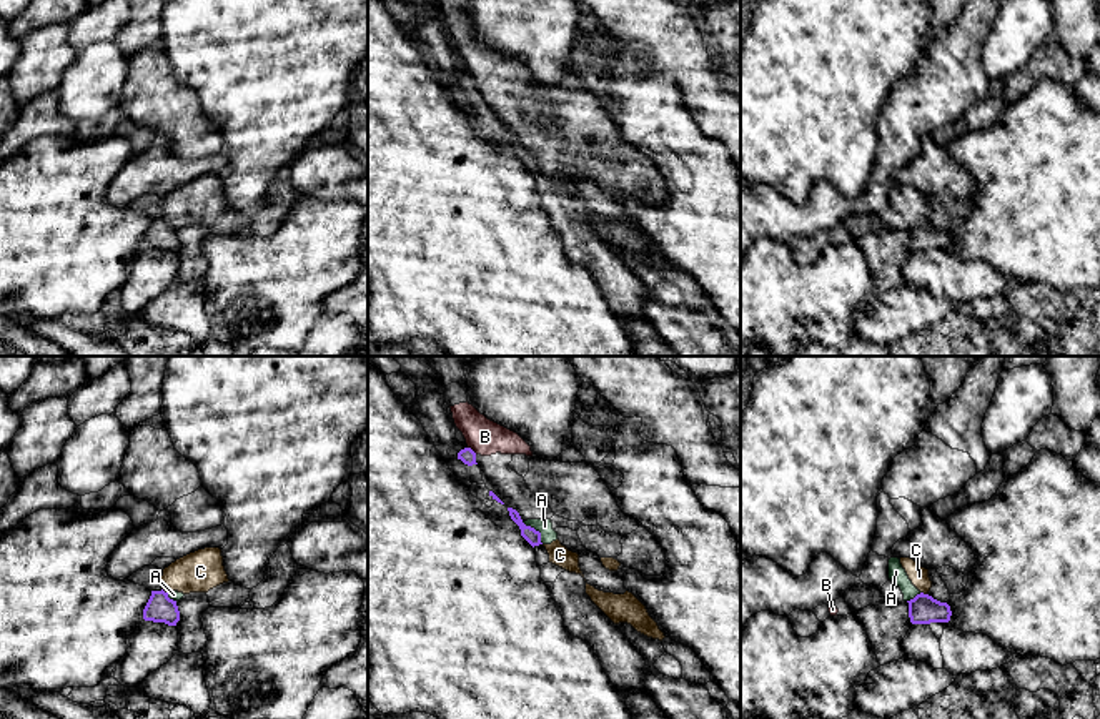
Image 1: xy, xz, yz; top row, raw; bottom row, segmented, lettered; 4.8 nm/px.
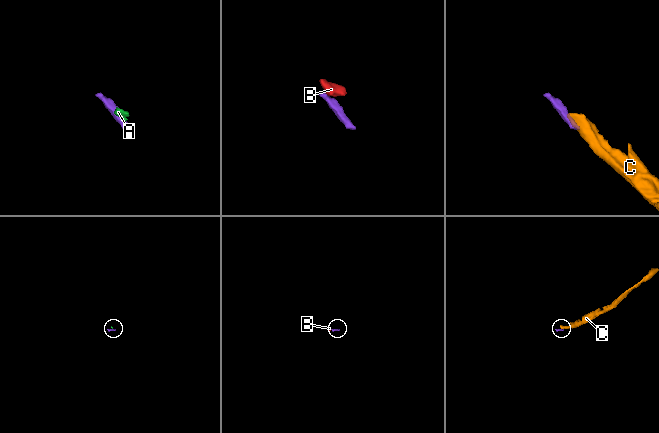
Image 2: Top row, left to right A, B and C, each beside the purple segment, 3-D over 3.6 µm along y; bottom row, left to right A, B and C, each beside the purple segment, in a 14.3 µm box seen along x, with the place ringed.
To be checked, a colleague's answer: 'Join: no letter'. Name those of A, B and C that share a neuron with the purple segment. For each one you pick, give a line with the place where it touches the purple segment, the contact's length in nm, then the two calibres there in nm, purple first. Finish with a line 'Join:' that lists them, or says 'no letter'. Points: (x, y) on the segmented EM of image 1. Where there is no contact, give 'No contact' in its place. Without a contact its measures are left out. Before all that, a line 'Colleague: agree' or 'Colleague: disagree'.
Colleague: agree
Join: no letter

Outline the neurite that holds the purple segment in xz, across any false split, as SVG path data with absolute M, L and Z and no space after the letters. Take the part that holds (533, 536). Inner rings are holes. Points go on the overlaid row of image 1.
M508 508L508 511L509 511L511 519L519 526L521 536L523 536L533 548L543 544L543 543L541 543L541 533L539 533L539 531L536 531L536 529L531 528L531 526L526 526L516 509Z

